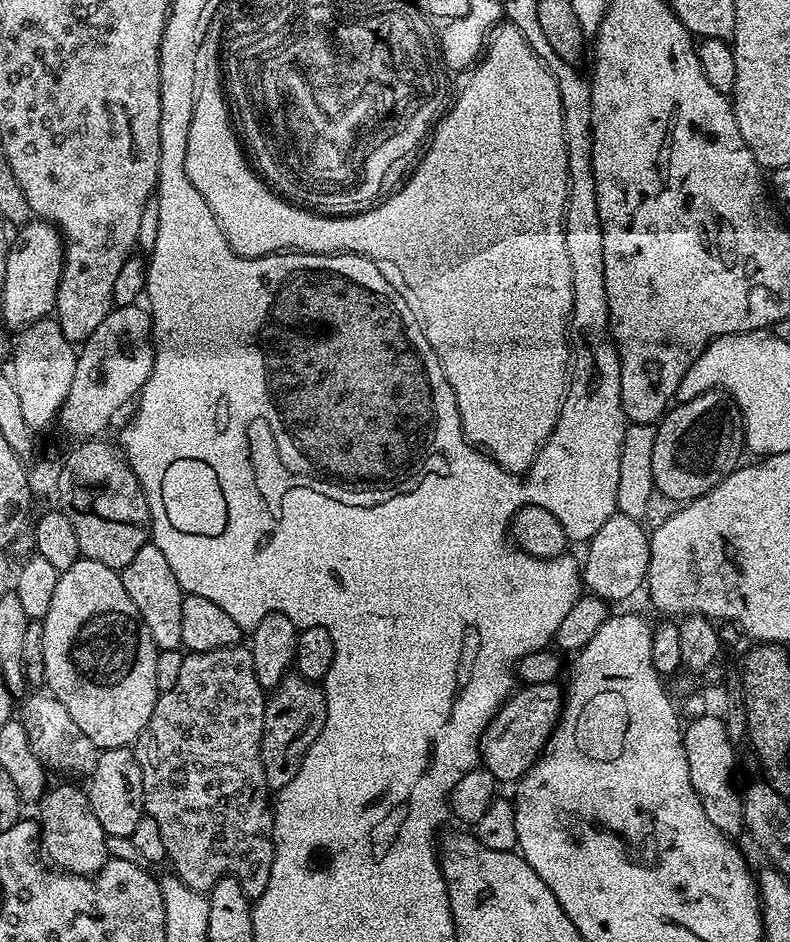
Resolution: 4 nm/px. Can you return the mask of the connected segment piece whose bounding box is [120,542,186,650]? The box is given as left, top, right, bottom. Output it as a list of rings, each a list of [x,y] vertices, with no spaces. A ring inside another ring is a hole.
[[[151,542],[142,546],[134,559],[120,572],[122,586],[126,586],[126,594],[130,594],[130,602],[138,606],[138,614],[142,614],[142,622],[146,622],[146,630],[150,630],[150,638],[154,638],[159,650],[174,650],[182,645],[182,602],[185,592],[178,586],[178,578],[174,578],[174,570],[166,563],[162,550]]]

